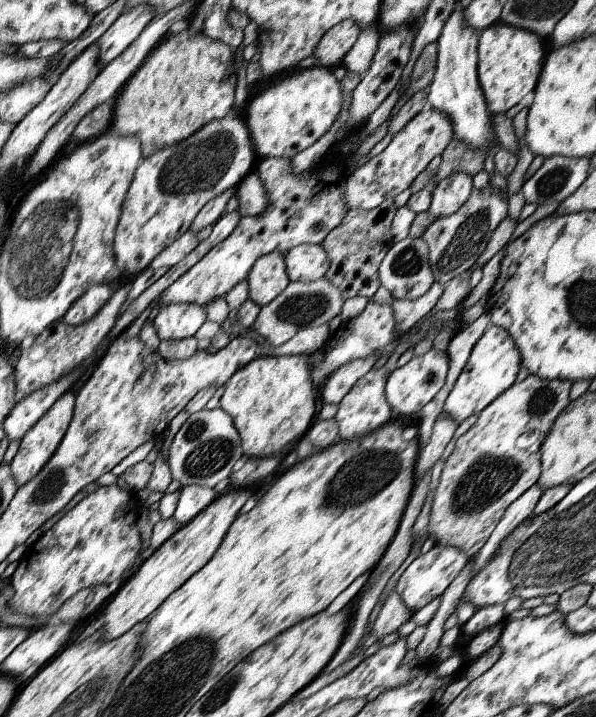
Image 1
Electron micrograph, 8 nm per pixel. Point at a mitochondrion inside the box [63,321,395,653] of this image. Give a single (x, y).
(209, 452)

